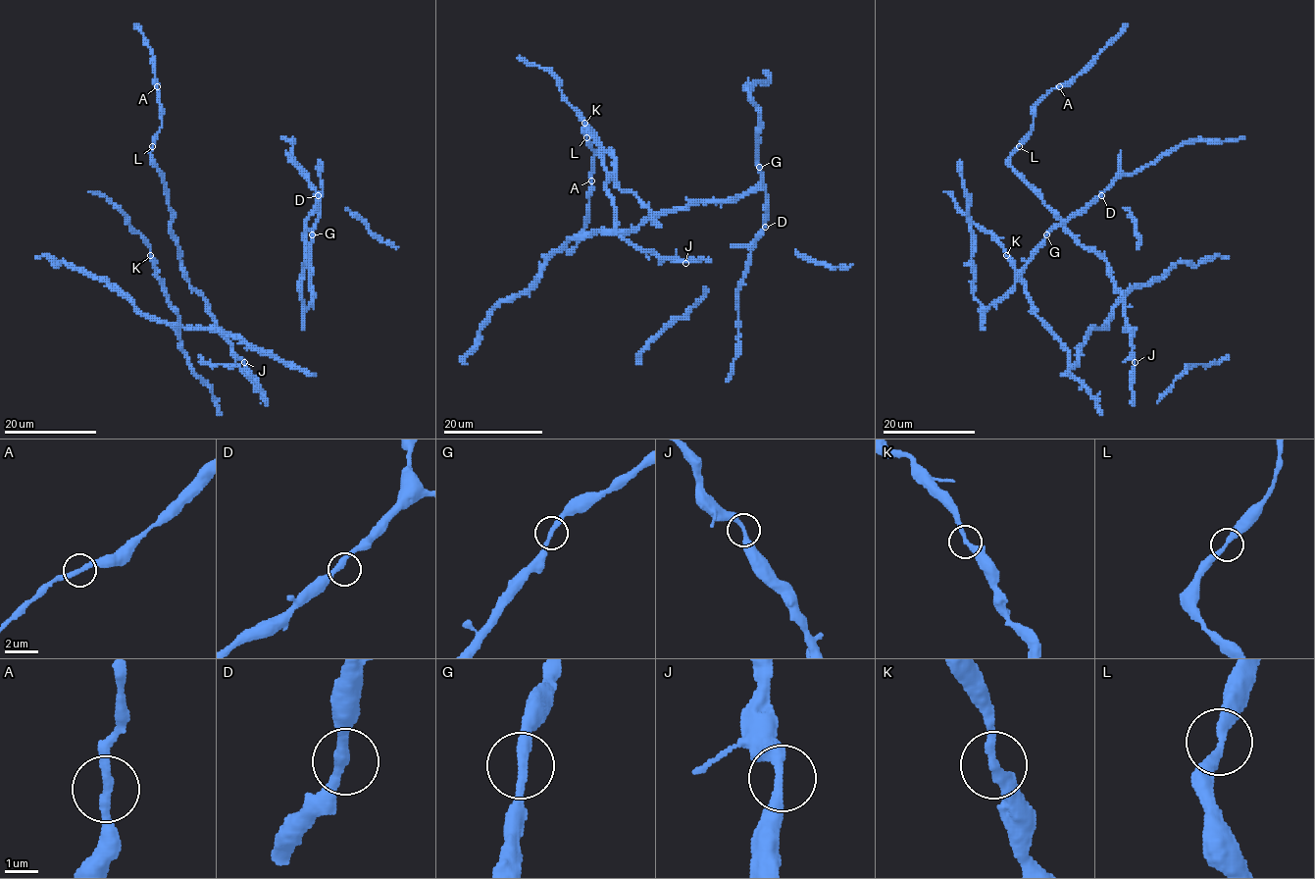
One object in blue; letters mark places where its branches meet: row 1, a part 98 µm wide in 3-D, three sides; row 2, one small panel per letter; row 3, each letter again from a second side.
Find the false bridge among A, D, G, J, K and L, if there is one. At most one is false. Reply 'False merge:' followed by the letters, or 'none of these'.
False merge: none of these

